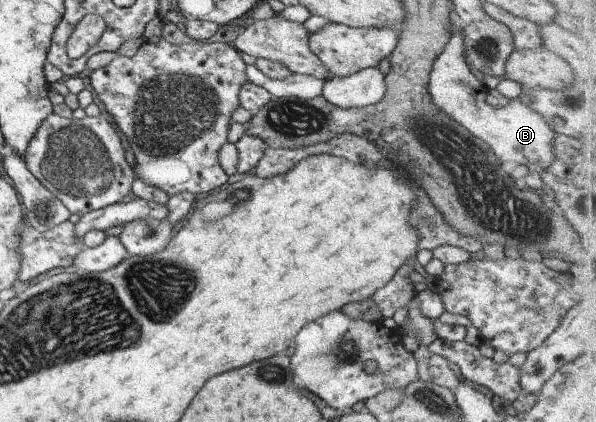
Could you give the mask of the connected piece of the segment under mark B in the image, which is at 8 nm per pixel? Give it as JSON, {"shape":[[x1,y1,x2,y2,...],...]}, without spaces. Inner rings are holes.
{"shape":[[455,29,450,42,435,58,429,75,429,93,433,103,469,130,476,138,486,142,501,162,540,164,543,170,553,168,556,160,555,143,560,140,550,123,534,109,512,99,506,107,498,109,486,104,487,87,472,88,470,70,462,57,465,52,462,31]]}

